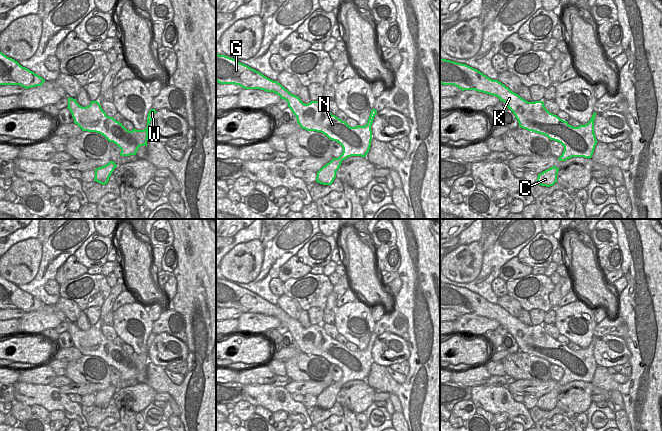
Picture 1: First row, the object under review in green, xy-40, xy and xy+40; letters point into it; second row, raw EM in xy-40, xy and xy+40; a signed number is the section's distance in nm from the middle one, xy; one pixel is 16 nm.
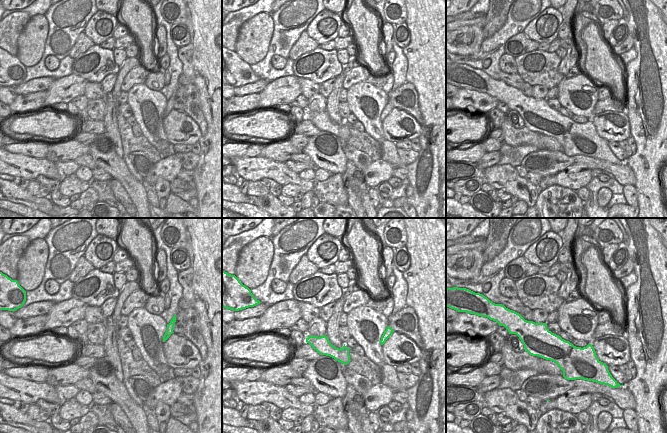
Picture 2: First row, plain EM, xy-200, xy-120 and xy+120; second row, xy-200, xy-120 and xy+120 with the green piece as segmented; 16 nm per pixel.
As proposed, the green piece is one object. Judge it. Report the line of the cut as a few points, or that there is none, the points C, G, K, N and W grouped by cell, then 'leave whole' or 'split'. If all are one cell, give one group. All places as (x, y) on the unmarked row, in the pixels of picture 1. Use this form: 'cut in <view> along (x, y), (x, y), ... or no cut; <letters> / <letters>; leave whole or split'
no cut; C G K N W; leave whole

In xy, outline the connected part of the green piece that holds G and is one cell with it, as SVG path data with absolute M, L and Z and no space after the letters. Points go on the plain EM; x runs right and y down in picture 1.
M216 278L216 305L220 308L235 308L244 313L260 313L279 319L287 325L302 353L321 356L330 364L339 367L343 372L342 378L317 396L316 406L320 408L331 409L342 385L346 382L366 381L369 376L372 364L371 350L377 338L375 333L371 334L365 350L350 351L345 345L329 337L322 324L305 328L277 305L225 279Z

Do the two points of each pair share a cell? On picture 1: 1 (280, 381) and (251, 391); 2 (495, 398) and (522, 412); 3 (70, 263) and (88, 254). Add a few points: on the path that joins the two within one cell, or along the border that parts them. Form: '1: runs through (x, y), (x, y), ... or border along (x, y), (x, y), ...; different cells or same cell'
1: border along (269, 383), (283, 387); different cells
2: runs through (502, 403), (508, 404), (515, 410); same cell
3: border along (73, 255), (87, 268); different cells

